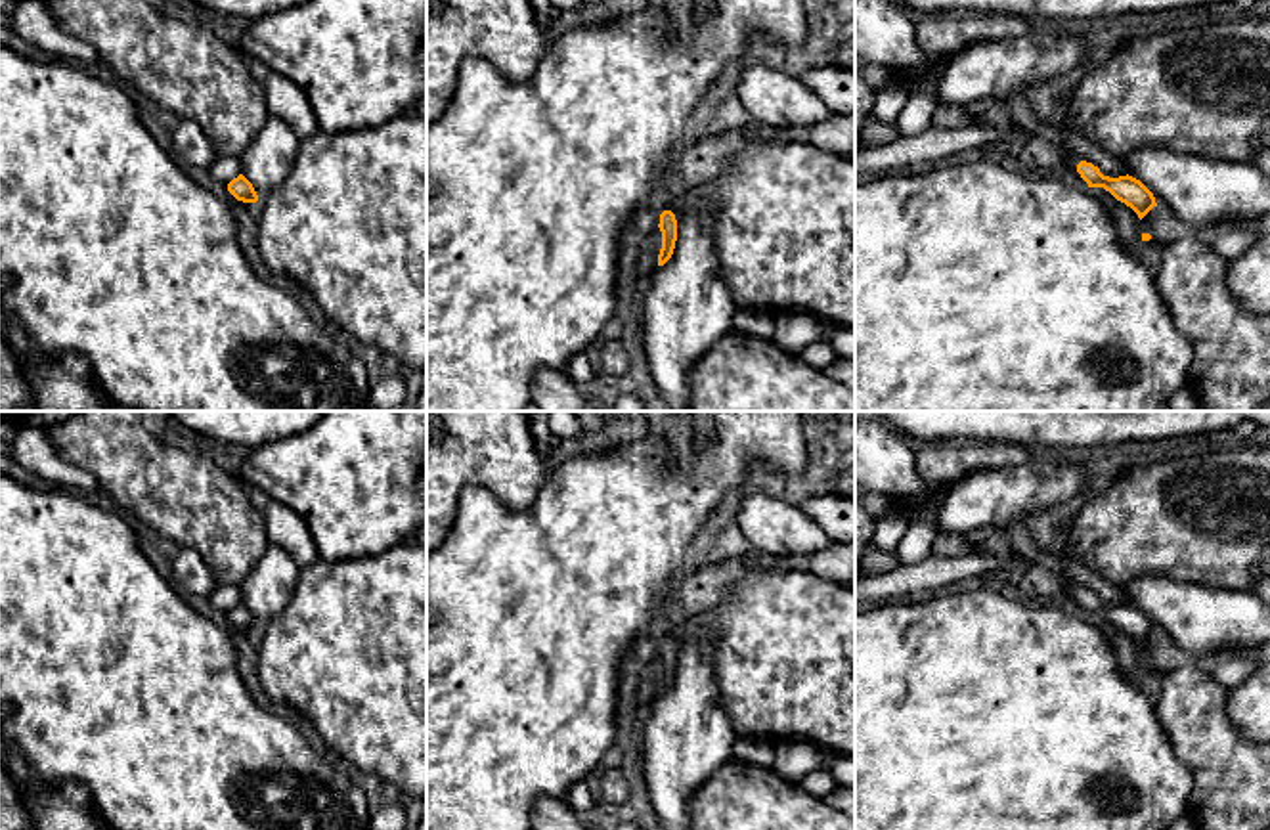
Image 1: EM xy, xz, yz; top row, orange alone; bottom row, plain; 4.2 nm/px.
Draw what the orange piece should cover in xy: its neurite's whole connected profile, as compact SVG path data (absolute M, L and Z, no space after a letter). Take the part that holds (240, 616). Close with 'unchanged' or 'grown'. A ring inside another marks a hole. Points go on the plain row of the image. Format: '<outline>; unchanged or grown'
M239 602L237 606L233 606L233 608L228 612L228 620L230 620L237 629L243 629L243 631L256 631L256 629L258 629L258 623L256 623L252 612L251 612L243 602Z; unchanged

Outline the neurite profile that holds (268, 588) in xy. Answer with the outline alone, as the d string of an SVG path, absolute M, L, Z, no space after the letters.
M270 545L239 583L241 602L258 627L285 610L298 585L300 566L281 547Z

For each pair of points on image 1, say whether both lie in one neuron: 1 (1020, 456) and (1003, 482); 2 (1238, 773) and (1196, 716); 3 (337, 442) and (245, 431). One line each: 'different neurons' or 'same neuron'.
1: different neurons
2: same neuron
3: different neurons

